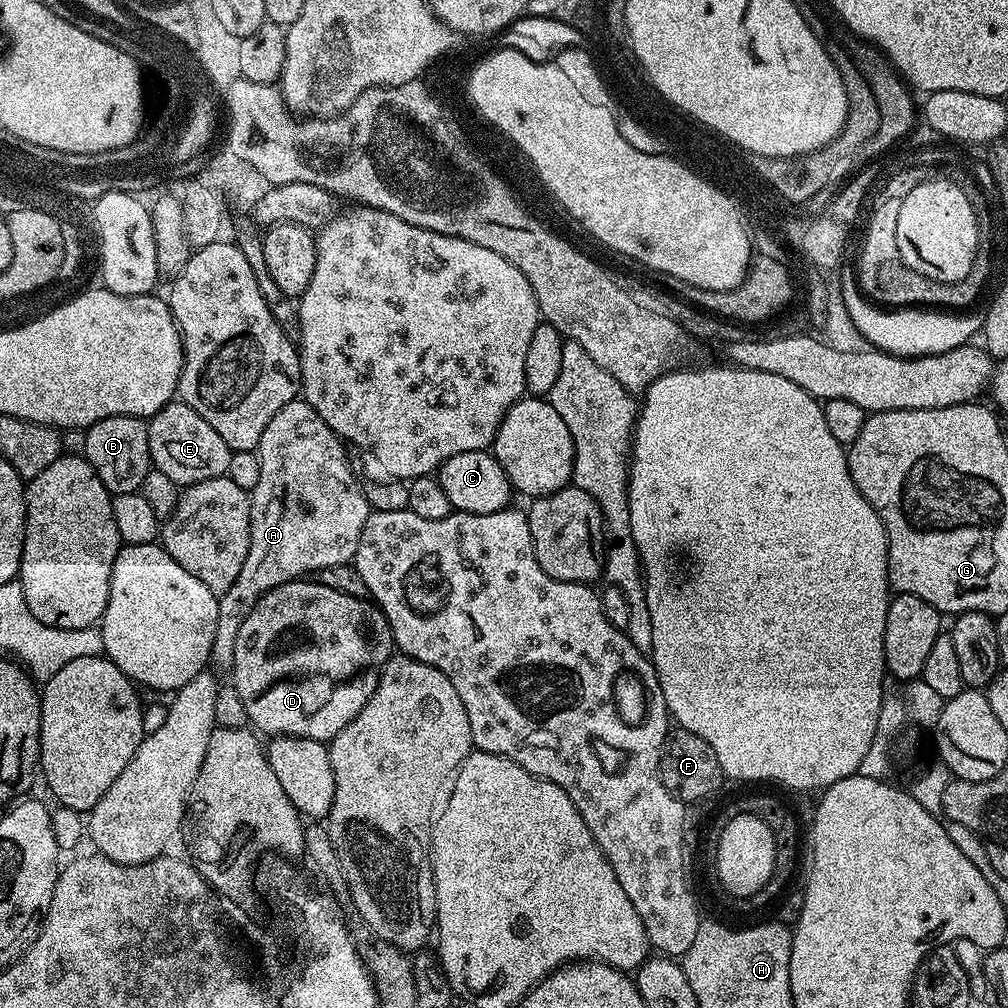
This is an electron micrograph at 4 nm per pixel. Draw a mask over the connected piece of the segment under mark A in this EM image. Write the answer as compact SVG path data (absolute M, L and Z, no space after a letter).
M302 398L287 403L263 430L257 448L261 477L249 495L250 549L247 550L246 562L242 562L238 578L234 578L234 586L218 596L218 626L210 661L217 673L231 673L238 630L242 630L242 622L246 622L250 610L254 610L256 603L269 590L316 574L312 572L320 572L323 568L340 568L343 564L353 563L362 528L372 509L365 498L363 485L354 476L345 449L347 447L337 433L330 430L318 412Z

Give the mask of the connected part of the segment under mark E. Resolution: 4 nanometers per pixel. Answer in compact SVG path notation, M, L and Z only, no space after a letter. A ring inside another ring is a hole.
M169 402L147 421L148 445L155 471L174 478L181 486L197 484L227 473L232 449L218 438L218 430L183 402Z

